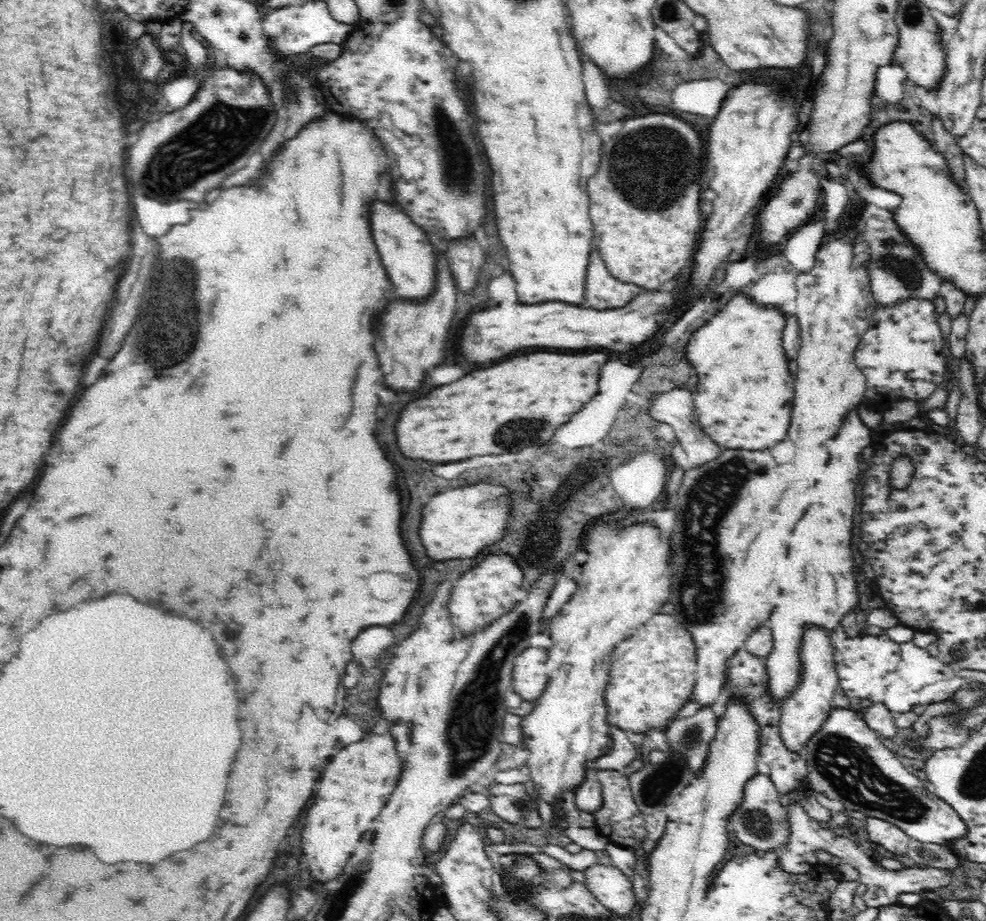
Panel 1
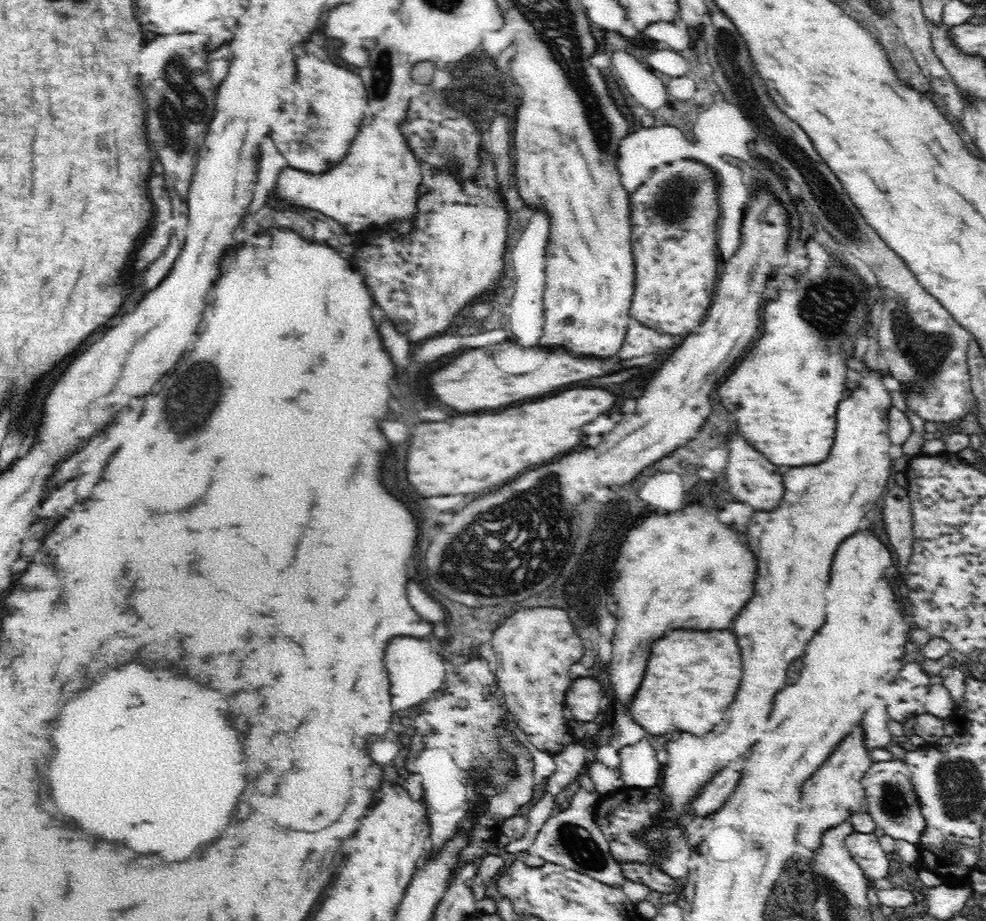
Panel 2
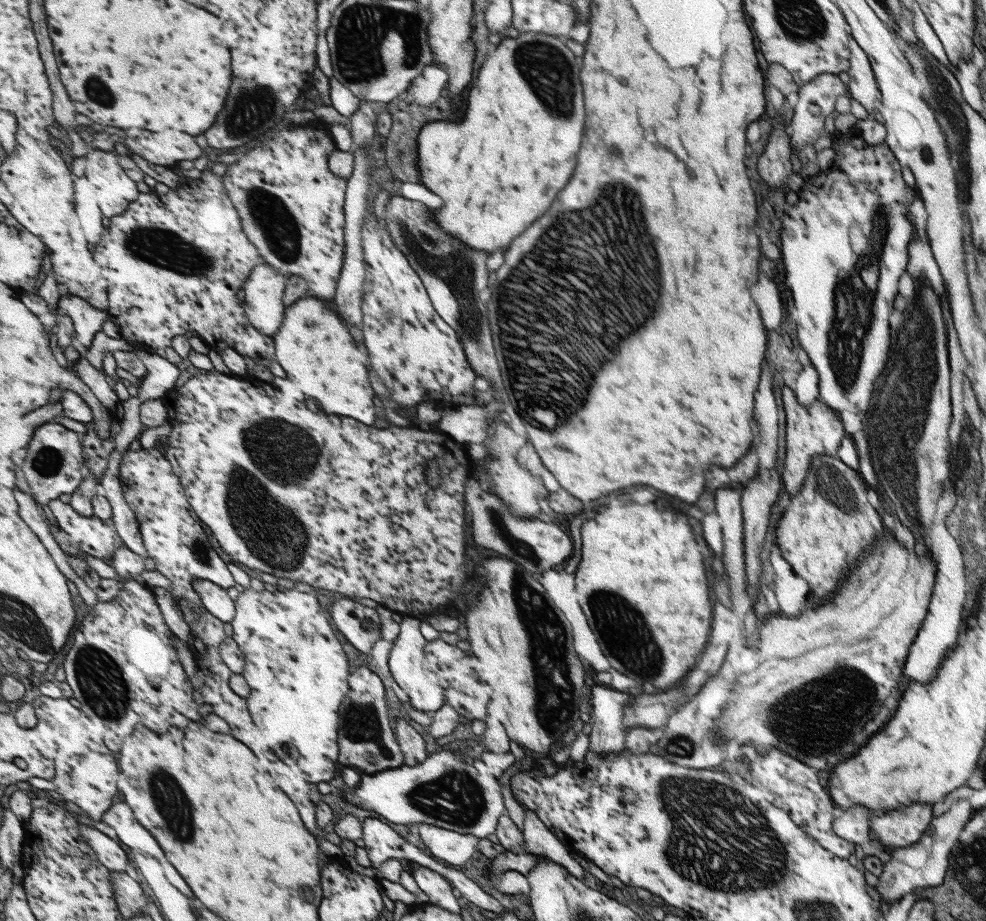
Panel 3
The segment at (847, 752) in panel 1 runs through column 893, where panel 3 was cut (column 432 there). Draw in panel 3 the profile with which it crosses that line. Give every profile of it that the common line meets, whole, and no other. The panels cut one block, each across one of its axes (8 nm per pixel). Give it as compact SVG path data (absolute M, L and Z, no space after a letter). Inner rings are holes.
M443 746L439 752L429 753L423 761L411 766L401 764L391 770L385 769L372 775L363 774L355 787L343 787L340 793L351 805L373 810L393 824L403 824L412 829L415 824L423 822L458 834L471 834L477 839L485 839L495 831L497 818L503 814L499 784L493 775L475 772L469 762L461 762L461 758L457 758L449 748L453 746Z

